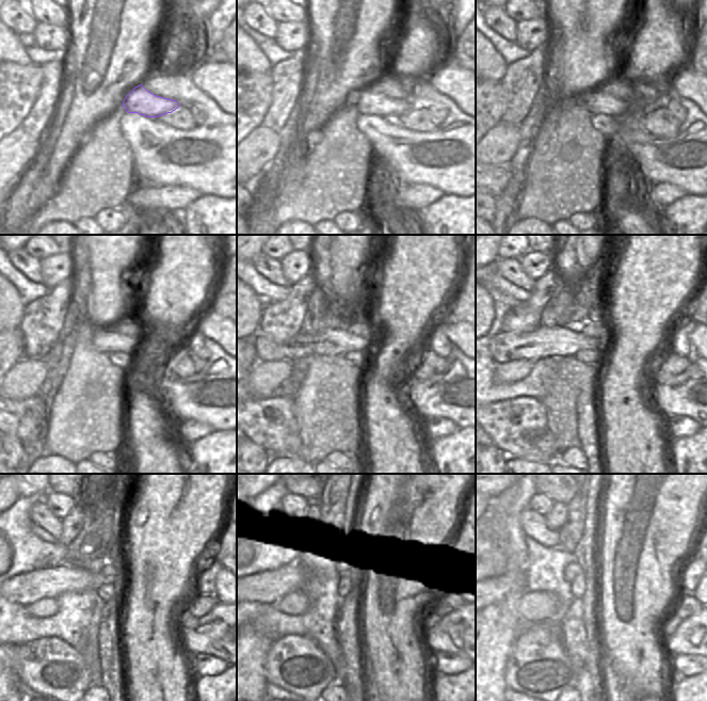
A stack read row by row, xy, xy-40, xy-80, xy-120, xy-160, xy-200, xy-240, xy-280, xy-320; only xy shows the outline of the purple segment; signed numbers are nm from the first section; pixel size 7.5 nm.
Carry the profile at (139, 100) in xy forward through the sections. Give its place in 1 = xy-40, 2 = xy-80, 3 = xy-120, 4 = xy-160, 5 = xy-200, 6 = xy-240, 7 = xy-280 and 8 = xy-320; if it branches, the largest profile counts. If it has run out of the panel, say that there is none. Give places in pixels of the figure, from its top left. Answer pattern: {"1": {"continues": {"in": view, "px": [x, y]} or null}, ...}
{"1": {"continues": {"in": "xy-40", "px": [368, 104]}}, "2": {"continues": {"in": "xy-80", "px": [595, 102]}}, "3": {"continues": {"in": "xy-120", "px": [105, 340]}}, "4": {"continues": {"in": "xy-160", "px": [331, 341]}}, "5": {"continues": {"in": "xy-200", "px": [543, 341]}}, "6": {"continues": {"in": "xy-240", "px": [27, 588]}}, "7": {"continues": {"in": "xy-280", "px": [269, 587]}}, "8": {"continues": {"in": "xy-320", "px": [497, 588]}}}

